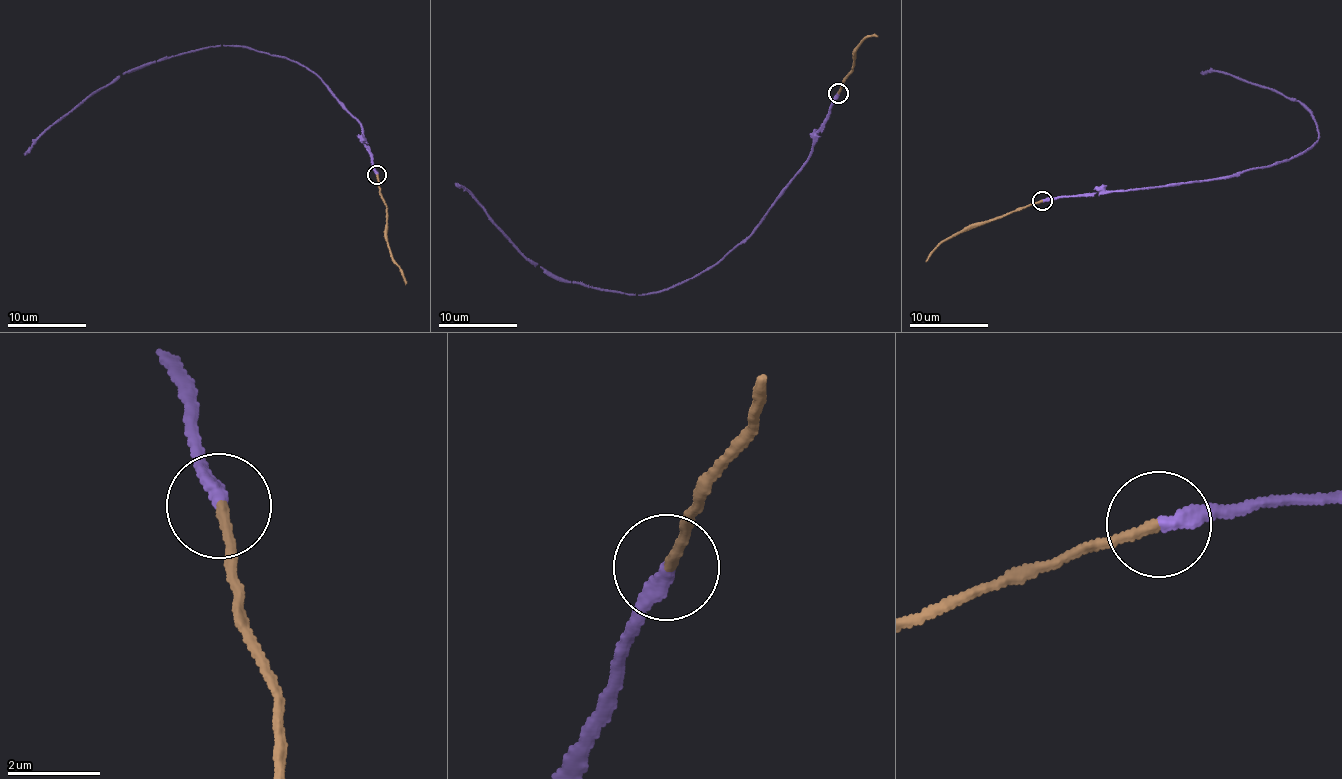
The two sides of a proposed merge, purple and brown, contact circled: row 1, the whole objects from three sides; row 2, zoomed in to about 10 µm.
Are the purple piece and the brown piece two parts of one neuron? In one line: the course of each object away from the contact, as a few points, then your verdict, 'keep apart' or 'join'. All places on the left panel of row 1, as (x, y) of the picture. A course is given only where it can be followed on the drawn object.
purple runs (376, 174), (360, 120), (322, 78), (302, 65), (239, 46), (210, 46), (140, 65), (53, 124), (24, 155); brown runs (376, 174), (387, 209), (385, 235), (406, 285); join

